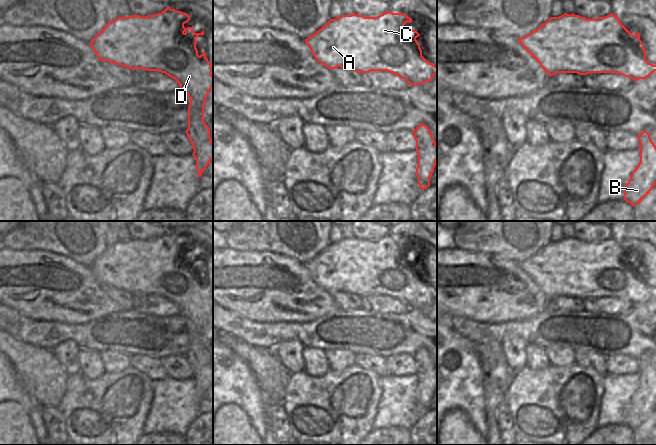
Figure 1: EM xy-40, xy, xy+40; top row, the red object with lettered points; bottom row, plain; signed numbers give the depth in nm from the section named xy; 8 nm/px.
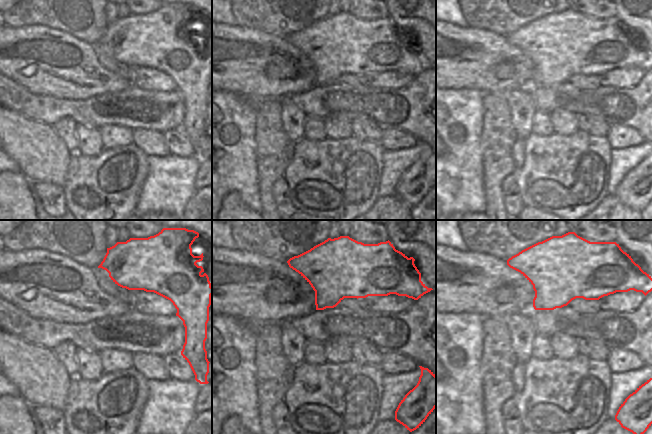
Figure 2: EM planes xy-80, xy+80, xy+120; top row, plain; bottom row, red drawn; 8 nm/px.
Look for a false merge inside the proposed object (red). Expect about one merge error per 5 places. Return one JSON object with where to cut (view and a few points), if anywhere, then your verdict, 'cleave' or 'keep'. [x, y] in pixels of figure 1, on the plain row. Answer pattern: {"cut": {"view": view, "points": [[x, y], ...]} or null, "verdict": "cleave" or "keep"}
{"cut": null, "verdict": "keep"}

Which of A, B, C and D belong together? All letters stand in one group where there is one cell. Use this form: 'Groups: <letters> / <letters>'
Groups: A B C D.

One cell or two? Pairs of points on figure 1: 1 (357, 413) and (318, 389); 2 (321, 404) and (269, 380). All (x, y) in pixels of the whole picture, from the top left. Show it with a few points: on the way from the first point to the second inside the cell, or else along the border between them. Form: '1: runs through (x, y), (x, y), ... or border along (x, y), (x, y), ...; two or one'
1: runs through (347, 411), (331, 395), (328, 395); one
2: border along (290, 373), (284, 399), (281, 402); two

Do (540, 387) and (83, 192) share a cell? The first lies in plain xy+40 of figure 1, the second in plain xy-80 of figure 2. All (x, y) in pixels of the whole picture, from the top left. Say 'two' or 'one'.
one

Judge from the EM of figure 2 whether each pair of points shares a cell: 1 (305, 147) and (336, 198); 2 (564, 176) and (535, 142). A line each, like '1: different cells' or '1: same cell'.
1: same cell
2: same cell

